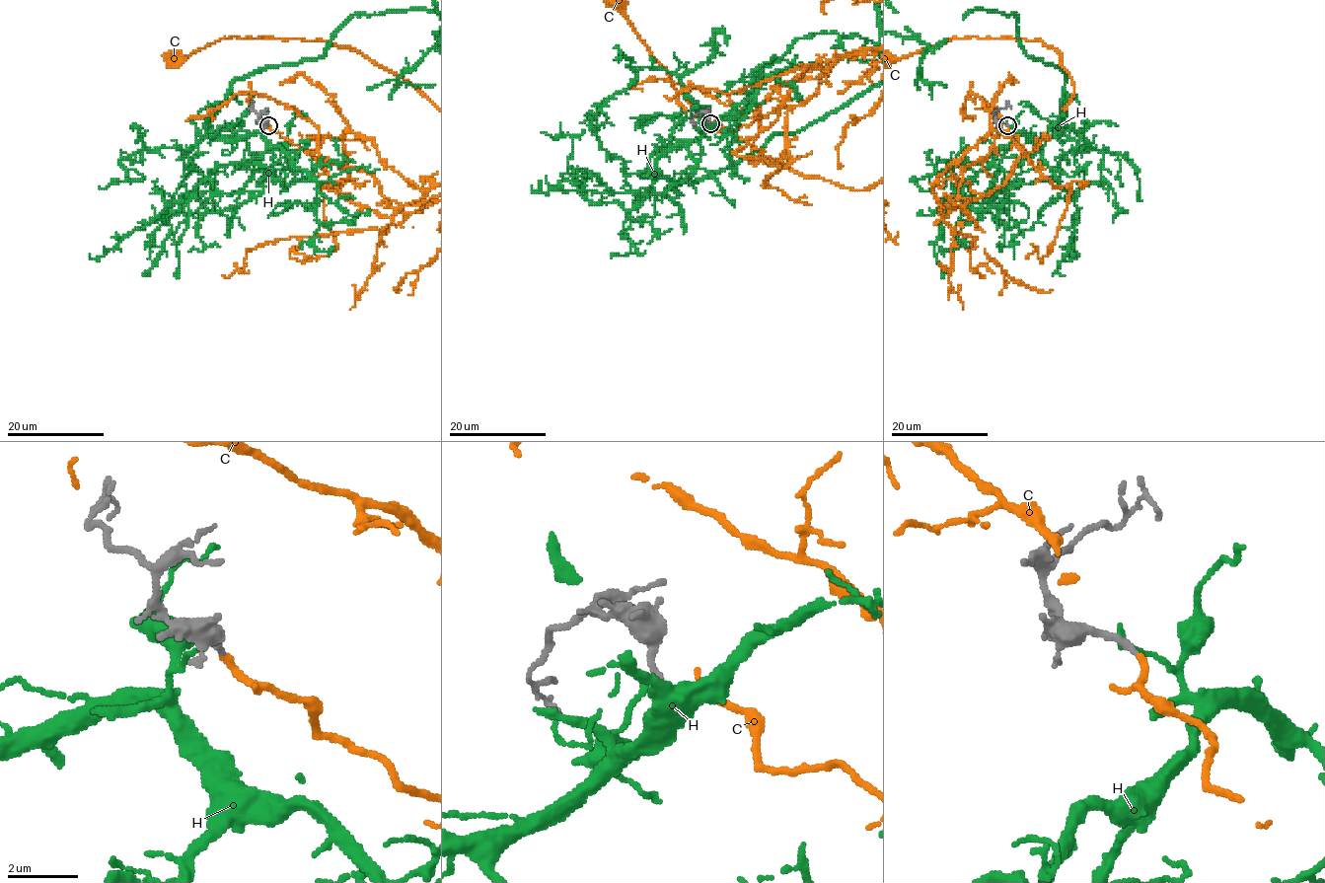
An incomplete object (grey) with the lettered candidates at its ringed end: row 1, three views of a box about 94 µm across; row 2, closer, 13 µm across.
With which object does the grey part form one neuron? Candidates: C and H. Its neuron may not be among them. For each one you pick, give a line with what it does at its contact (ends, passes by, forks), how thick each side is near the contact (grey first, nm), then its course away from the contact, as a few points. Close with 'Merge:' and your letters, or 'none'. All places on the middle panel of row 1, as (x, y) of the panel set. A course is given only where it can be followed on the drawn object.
C: it ends there; 200 nm thick on the grey side, 200 nm on the other
Merge: C

